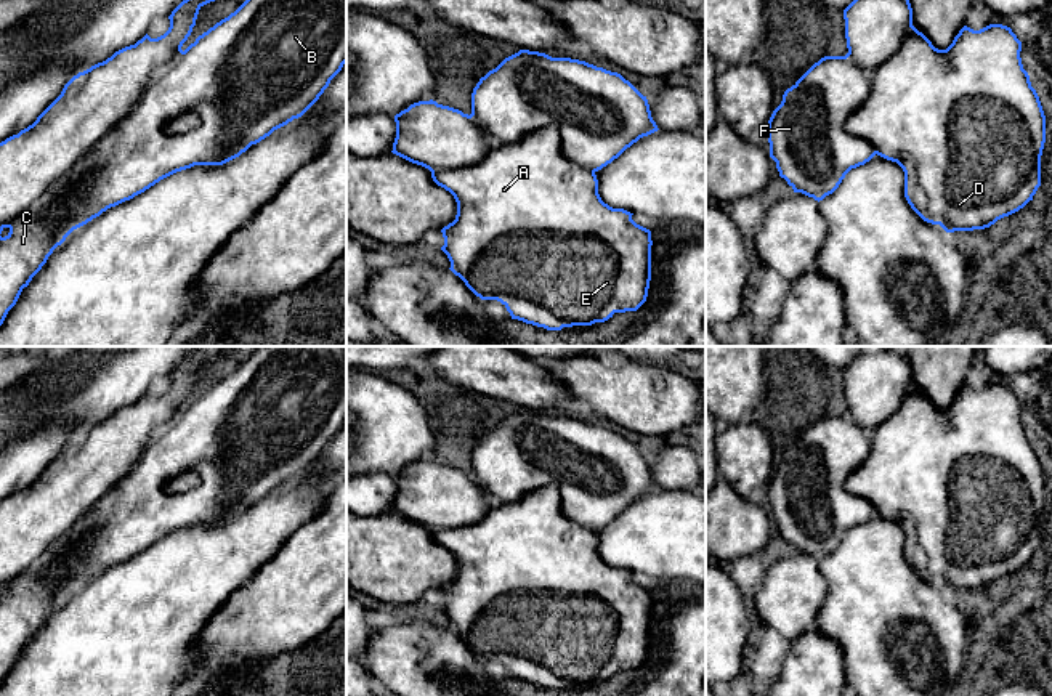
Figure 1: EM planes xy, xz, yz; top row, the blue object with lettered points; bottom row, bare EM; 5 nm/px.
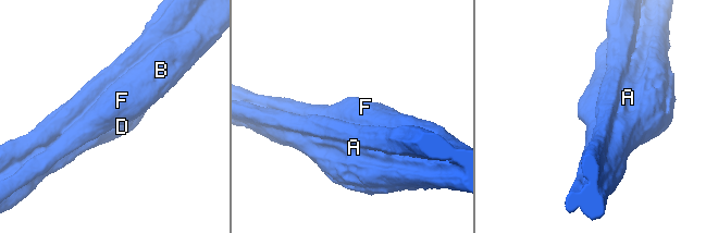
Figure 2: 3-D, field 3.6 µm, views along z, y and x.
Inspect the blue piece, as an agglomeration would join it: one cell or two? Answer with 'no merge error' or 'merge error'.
merge error

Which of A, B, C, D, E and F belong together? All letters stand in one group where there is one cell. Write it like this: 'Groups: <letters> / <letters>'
Groups: A C D E / B F

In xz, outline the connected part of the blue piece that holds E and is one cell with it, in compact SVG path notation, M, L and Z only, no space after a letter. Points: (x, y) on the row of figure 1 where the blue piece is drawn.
M540 128L521 141L494 146L481 162L471 167L430 172L433 181L449 191L457 202L455 220L441 229L444 237L441 250L451 261L449 269L481 300L500 301L510 313L512 319L544 327L547 330L561 330L563 327L605 322L613 318L614 313L637 311L646 301L651 281L651 231L637 225L632 220L633 213L624 208L613 208L601 200L595 172L585 170L563 156L561 140L556 128Z

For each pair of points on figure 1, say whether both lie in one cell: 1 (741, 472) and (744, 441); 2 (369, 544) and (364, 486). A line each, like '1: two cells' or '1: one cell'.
1: one cell
2: two cells

